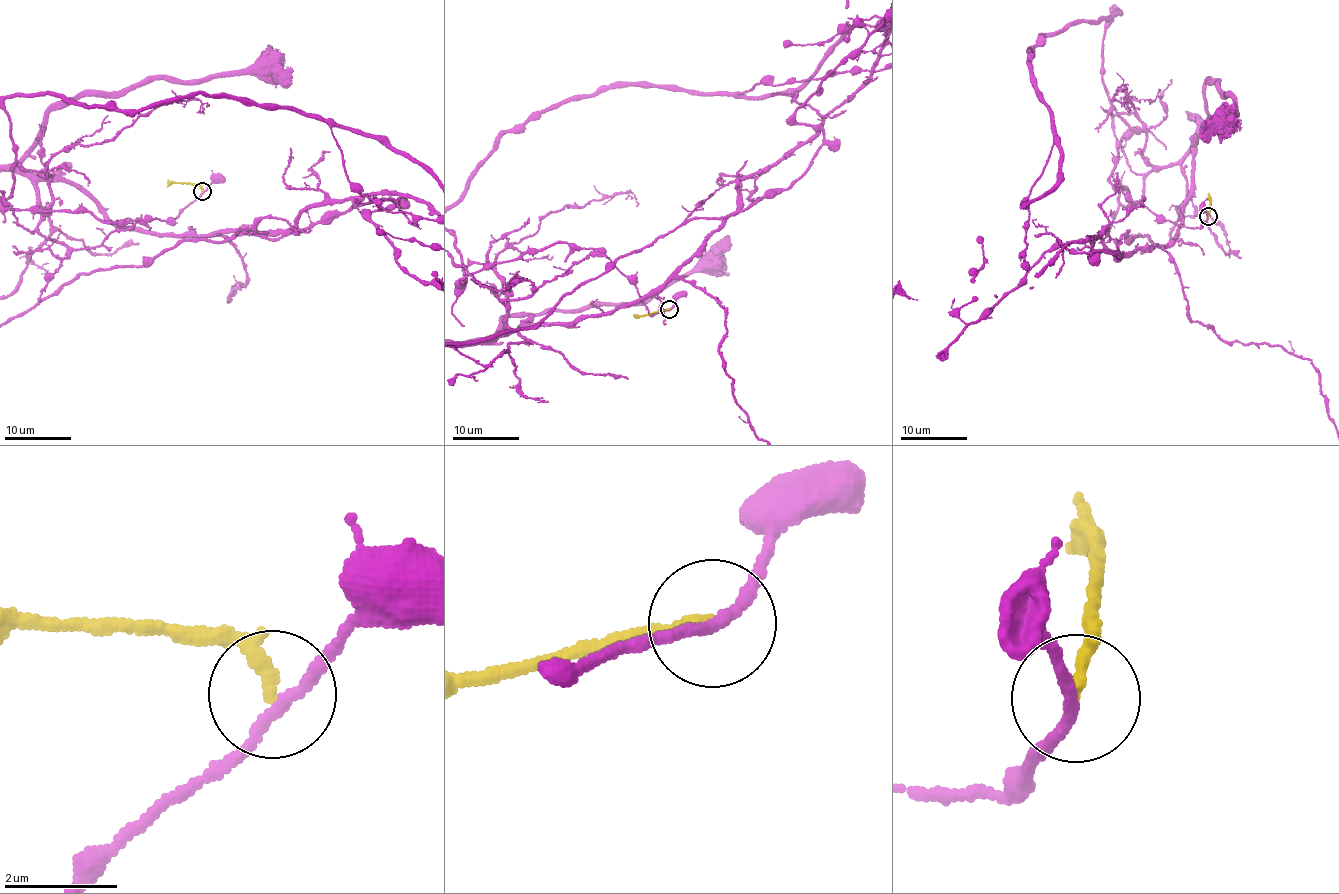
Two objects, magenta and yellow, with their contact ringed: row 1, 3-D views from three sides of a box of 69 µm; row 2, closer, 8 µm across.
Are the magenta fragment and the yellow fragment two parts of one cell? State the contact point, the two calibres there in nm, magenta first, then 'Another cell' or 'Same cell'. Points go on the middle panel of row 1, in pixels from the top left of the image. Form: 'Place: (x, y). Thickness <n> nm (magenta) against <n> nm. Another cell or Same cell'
Place: (669, 309). Thickness 190 nm (magenta) against 220 nm. Another cell

